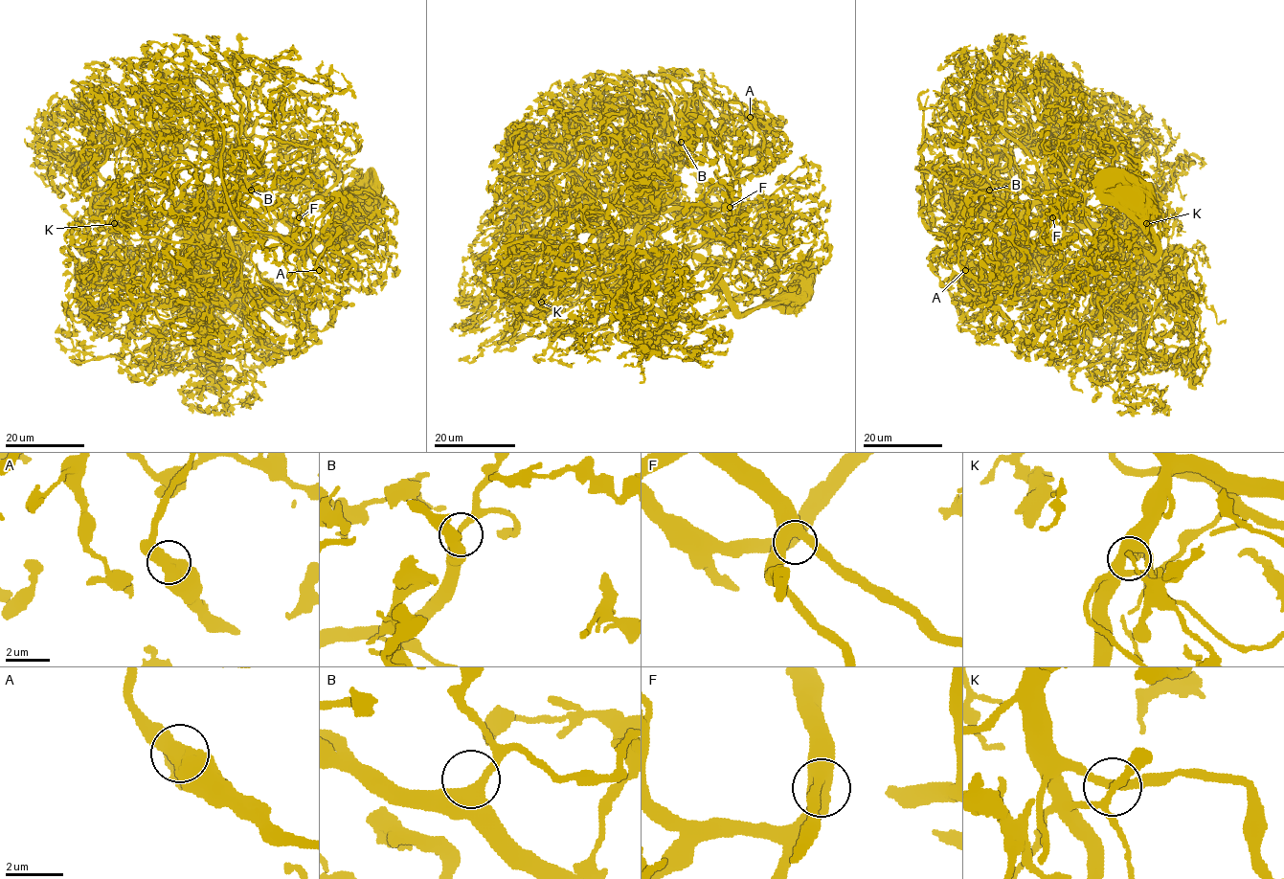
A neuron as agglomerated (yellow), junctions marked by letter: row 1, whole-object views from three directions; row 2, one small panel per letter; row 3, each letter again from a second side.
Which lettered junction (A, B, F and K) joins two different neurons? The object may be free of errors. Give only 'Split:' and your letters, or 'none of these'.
Split: A

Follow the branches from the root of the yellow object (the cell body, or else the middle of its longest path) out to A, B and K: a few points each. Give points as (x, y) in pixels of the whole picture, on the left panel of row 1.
A: (369, 202), (307, 256), (243, 223), (307, 193), (295, 217), (271, 208), (311, 230), (319, 269)
B: (369, 202), (307, 256), (269, 236), (204, 239), (202, 221), (212, 204), (212, 214), (239, 208), (251, 190)
K: (369, 202), (354, 208), (307, 256), (293, 243), (269, 236), (195, 239), (148, 217), (130, 215), (114, 223)

